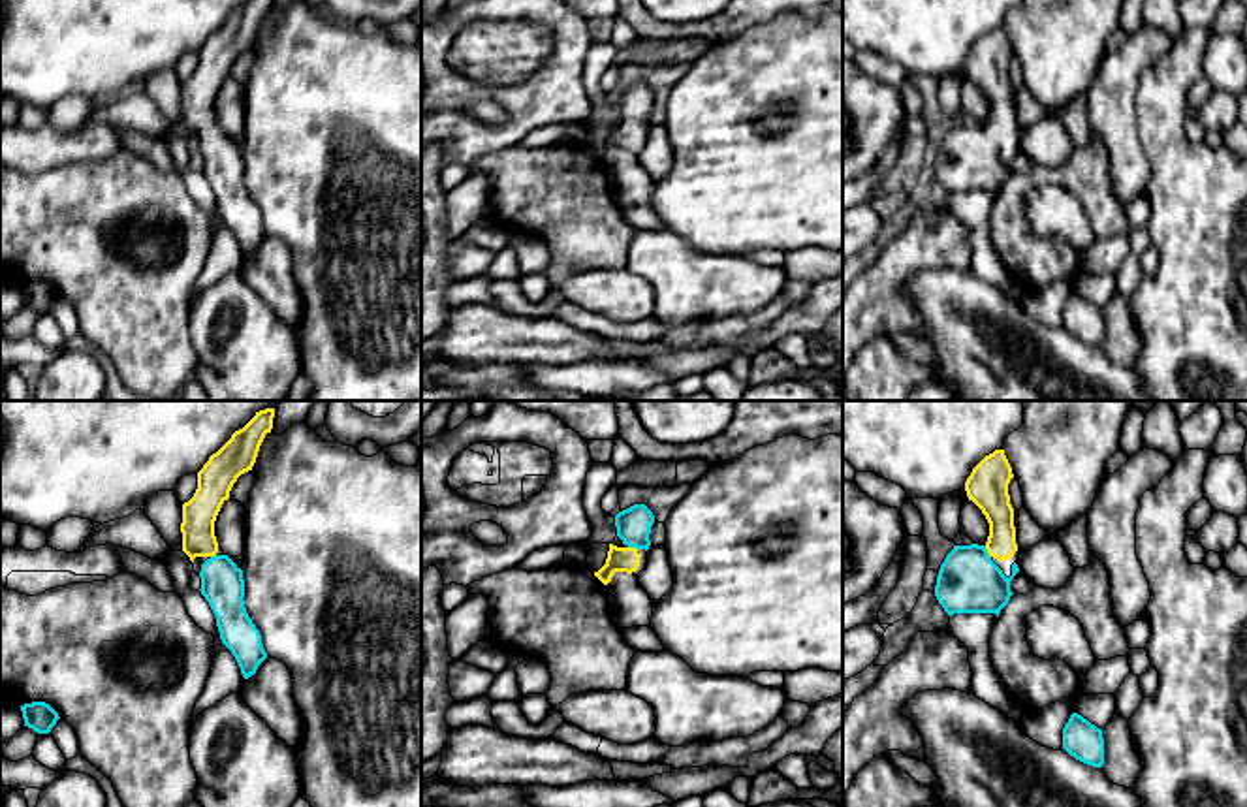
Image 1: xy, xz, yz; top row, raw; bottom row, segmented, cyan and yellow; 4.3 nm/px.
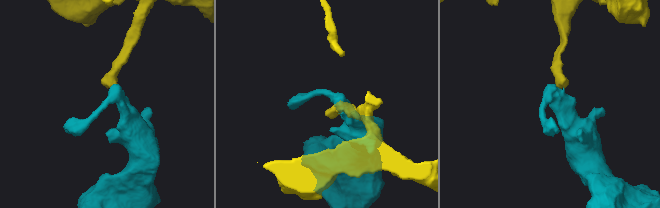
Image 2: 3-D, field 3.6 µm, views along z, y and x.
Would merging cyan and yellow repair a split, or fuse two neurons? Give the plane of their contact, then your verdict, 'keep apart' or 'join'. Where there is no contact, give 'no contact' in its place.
yz | join

